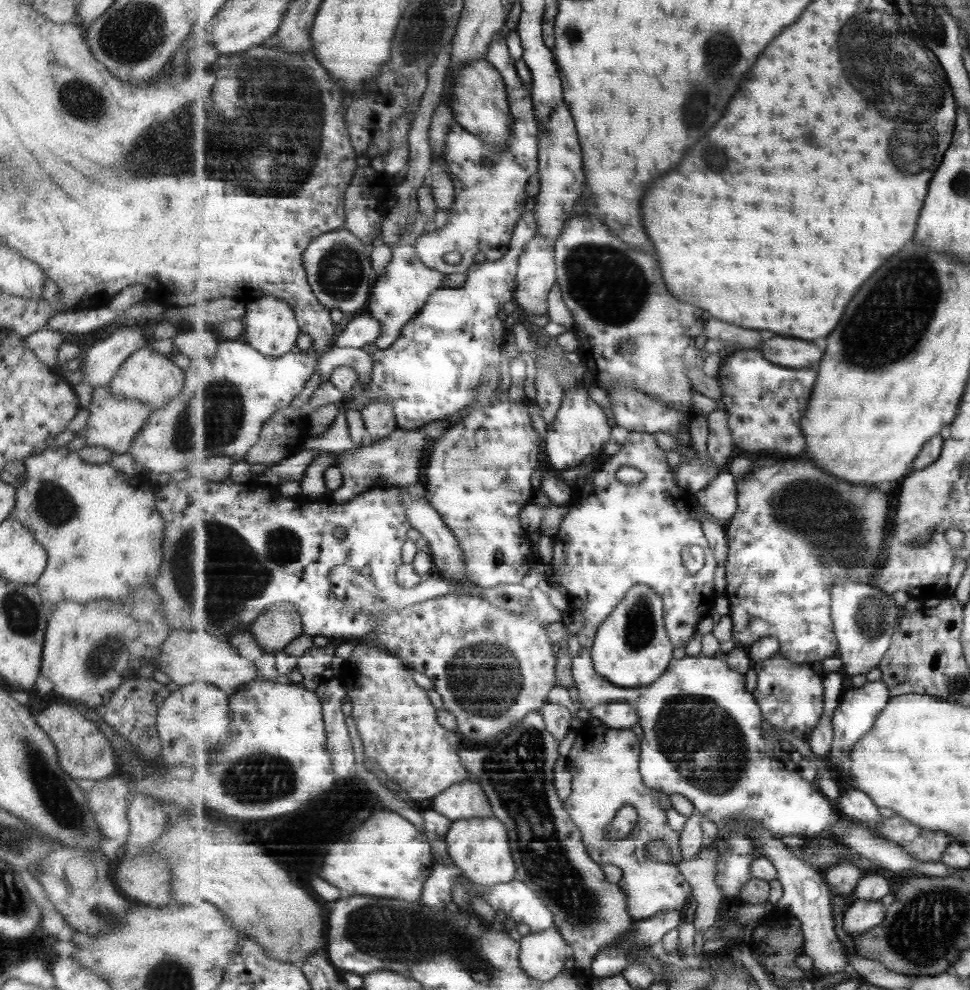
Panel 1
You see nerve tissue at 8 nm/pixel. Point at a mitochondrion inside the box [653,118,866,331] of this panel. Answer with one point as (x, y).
(713, 158)

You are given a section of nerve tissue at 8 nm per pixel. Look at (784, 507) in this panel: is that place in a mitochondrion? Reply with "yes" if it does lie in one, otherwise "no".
yes

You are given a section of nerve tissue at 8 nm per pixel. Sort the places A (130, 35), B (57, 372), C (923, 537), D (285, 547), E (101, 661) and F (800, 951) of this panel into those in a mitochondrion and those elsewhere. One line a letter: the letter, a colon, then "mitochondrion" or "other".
A: mitochondrion
B: other
C: mitochondrion
D: mitochondrion
E: mitochondrion
F: other

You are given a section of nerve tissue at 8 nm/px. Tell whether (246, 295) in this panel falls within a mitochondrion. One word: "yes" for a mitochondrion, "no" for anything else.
no

